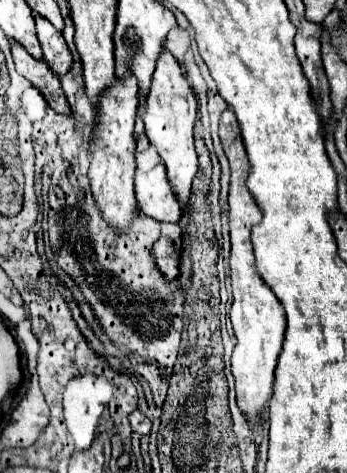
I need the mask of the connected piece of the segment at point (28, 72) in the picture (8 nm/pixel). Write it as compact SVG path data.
M19 42L11 44L11 54L17 72L23 74L45 96L47 104L59 114L71 114L67 98L59 84L59 76L55 76L43 60L35 60Z

